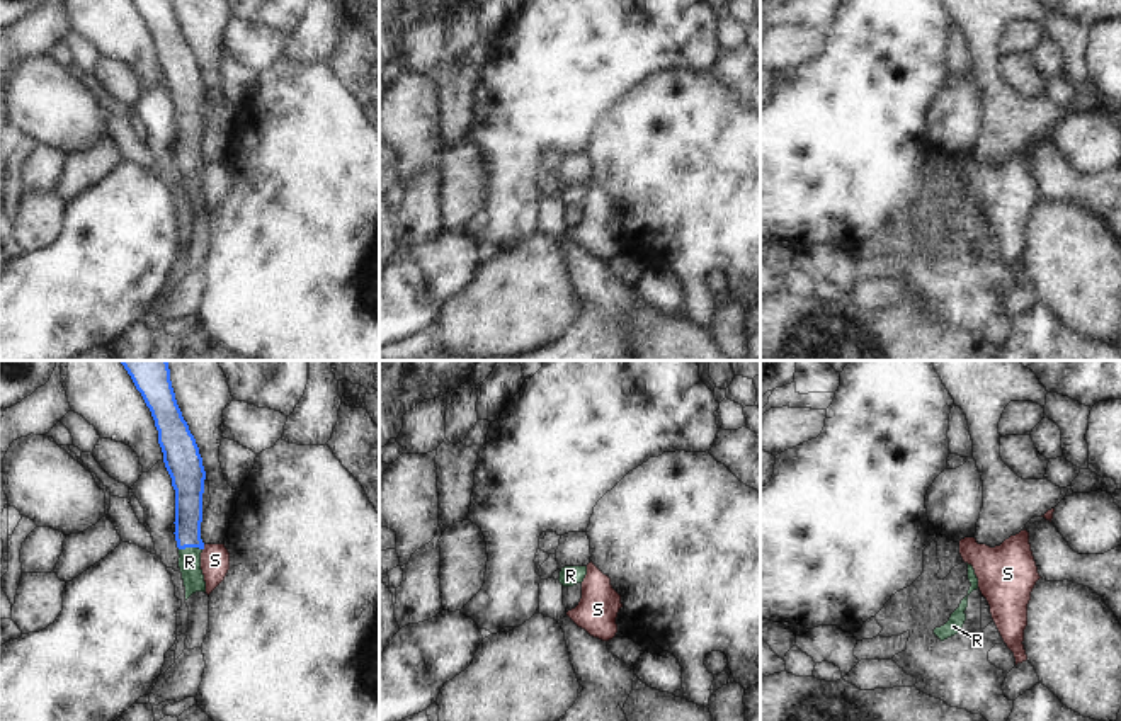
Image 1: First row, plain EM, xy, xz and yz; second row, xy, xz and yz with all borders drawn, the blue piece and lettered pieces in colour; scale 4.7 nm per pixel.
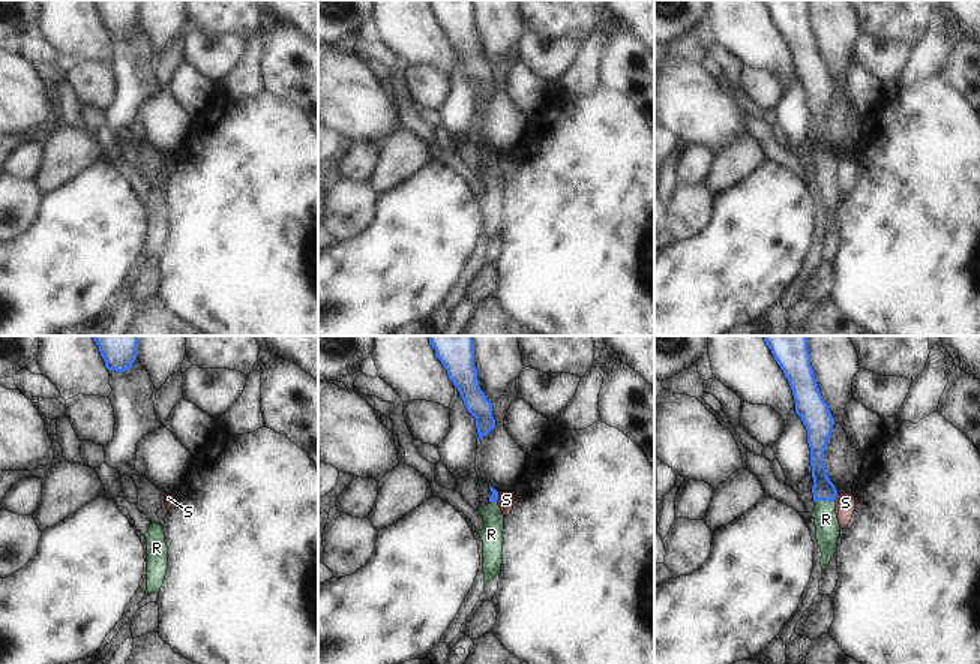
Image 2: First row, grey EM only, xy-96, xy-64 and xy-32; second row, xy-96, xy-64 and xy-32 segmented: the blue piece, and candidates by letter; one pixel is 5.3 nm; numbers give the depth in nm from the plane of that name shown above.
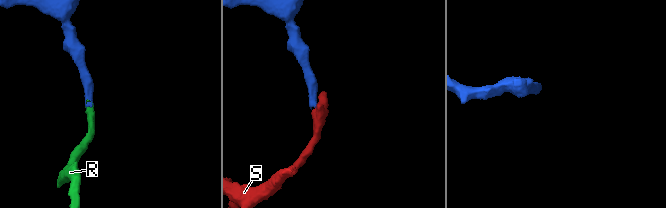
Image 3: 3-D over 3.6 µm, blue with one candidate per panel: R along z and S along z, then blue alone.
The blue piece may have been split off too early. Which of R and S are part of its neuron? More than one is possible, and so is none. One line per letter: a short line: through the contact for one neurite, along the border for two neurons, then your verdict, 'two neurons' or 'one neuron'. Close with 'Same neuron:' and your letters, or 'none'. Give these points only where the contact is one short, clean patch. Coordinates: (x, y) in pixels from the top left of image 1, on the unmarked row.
R: line xy (187, 113), (189, 165), (189, 181); one neuron
S: line xy (204, 164), (203, 169); two neurons
Same neuron: R

